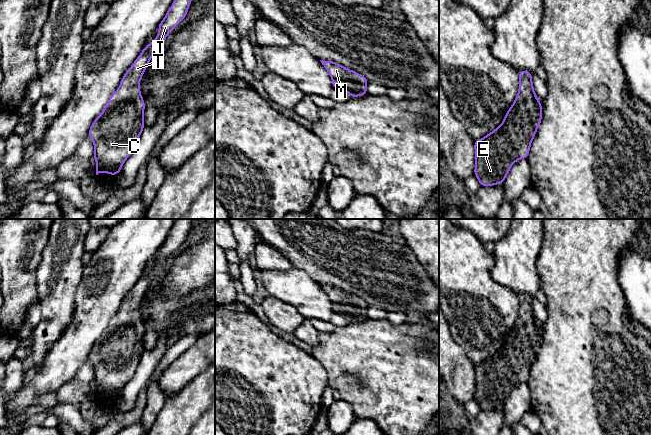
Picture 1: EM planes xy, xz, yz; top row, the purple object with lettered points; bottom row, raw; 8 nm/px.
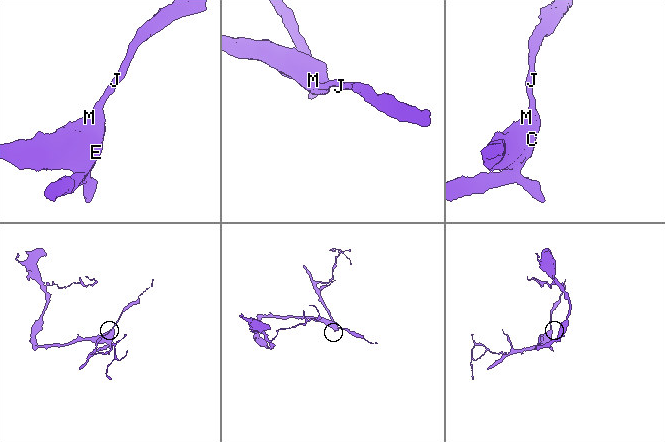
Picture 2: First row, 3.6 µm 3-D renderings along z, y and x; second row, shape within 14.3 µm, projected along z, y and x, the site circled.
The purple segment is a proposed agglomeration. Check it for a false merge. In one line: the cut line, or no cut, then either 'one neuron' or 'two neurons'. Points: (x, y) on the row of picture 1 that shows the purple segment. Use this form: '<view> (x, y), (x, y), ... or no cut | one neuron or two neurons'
no cut | one neuron

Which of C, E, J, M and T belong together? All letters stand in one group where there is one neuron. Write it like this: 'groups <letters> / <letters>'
groups C E J M T

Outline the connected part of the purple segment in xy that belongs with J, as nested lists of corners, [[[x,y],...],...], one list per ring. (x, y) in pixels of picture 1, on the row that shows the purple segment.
[[[174,0],[164,19],[159,23],[159,32],[155,40],[145,45],[143,51],[125,72],[118,89],[111,95],[101,114],[93,121],[88,136],[94,144],[94,159],[96,161],[96,175],[105,172],[109,175],[118,175],[124,162],[134,152],[142,130],[145,127],[145,101],[141,96],[139,82],[149,61],[163,45],[168,34],[187,16],[192,0]]]

